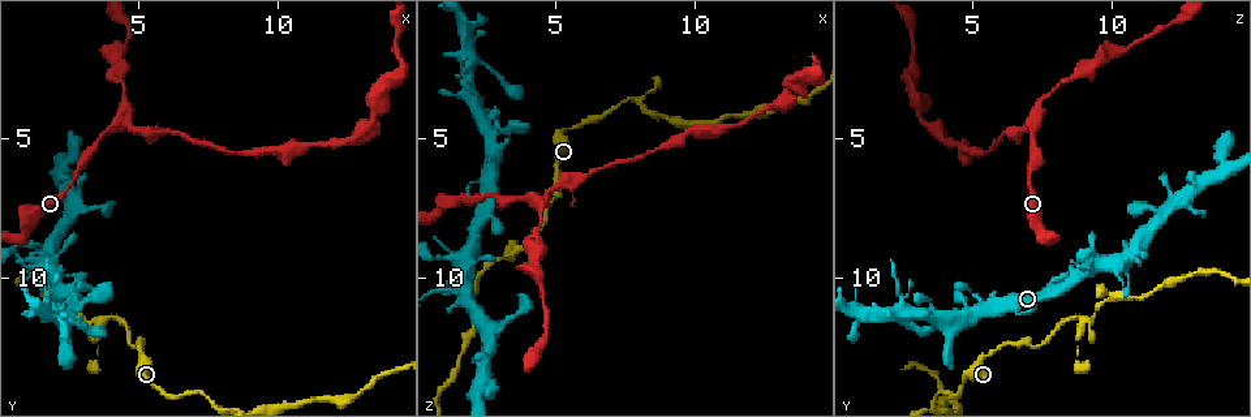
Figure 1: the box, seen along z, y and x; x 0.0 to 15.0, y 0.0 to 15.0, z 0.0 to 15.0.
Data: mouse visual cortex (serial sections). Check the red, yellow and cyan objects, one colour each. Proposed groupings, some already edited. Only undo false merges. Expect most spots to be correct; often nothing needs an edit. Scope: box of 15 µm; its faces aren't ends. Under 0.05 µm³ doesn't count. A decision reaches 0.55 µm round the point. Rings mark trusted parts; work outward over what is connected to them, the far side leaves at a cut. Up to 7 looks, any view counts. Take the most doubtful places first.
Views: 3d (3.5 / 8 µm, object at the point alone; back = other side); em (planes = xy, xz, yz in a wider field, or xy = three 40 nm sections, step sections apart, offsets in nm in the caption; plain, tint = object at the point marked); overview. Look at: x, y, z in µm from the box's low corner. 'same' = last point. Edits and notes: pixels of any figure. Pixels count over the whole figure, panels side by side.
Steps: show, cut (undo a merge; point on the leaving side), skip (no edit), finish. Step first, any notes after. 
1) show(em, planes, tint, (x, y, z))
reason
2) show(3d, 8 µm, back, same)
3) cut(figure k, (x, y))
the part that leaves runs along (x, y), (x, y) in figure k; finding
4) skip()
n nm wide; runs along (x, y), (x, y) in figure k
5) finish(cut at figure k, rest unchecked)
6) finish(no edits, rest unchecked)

show(3d, 3.5 µm, (3.6, 11.6, 9.0))
three arms meet

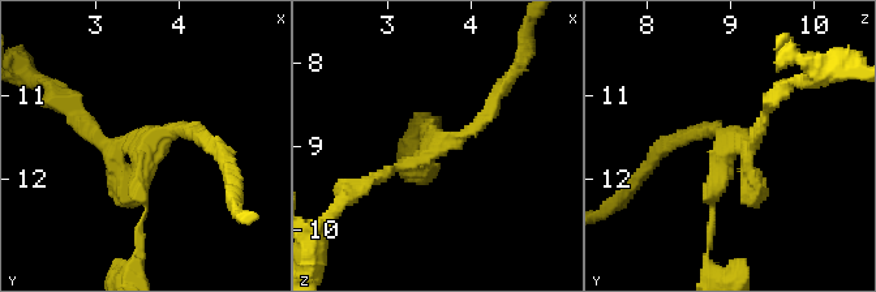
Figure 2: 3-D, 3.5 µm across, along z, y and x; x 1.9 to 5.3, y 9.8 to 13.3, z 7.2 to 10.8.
show(em, xy, step 1, tint, (3.55, 11.55, 8.95))
need the tissue

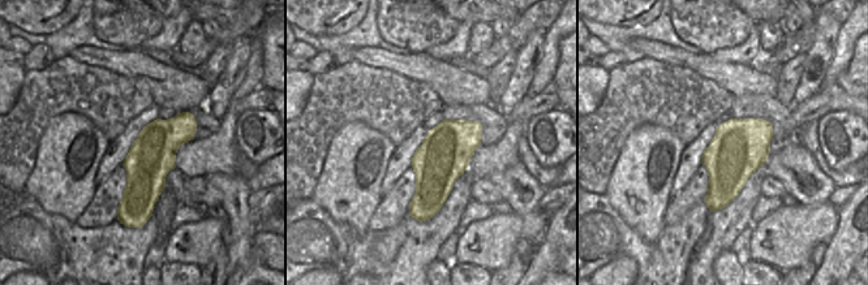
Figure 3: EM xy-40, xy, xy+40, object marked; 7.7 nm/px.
skip()
runs along (496, 97), (455, 141), (368, 180) in figure 2; all the same cell

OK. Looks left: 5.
show(3d, 8 µm, (2.2, 10.7, 10.1))
sudden change in width

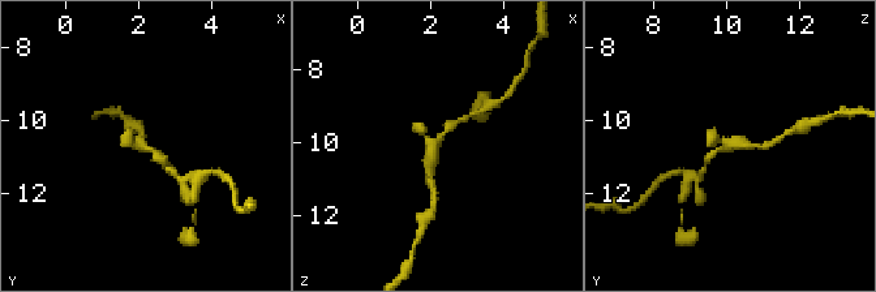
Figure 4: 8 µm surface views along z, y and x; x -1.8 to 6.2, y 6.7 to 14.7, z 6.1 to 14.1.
show(em, planes, tint, (2.1, 10.7, 10.1))

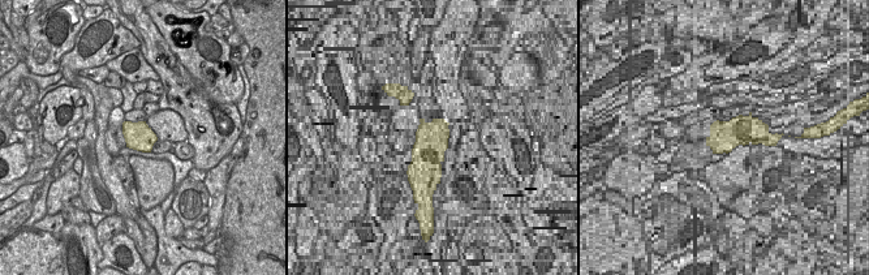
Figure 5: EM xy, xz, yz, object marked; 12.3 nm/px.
skip()
runs along (456, 123), (432, 147), (430, 181) in figure 4; all the same cell

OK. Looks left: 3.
show(3d, 3.5 µm, (4.3, 4.4, 7.1))
abrupt turn

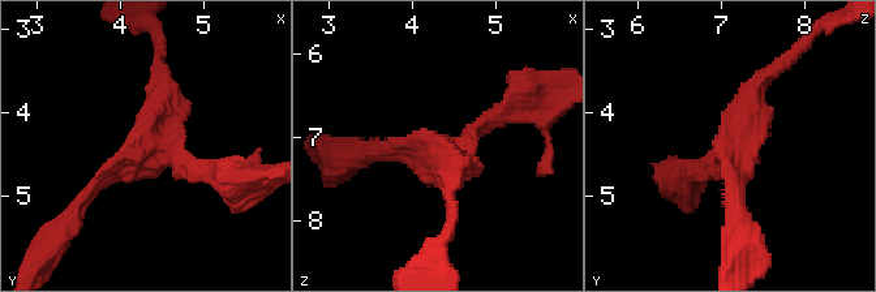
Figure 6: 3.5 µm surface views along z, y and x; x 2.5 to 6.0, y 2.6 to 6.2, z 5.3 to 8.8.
show(em, xy, step 2, tint, (4.30, 4.45, 7.25))
3 arms; arms of 150, 200, 300 nm

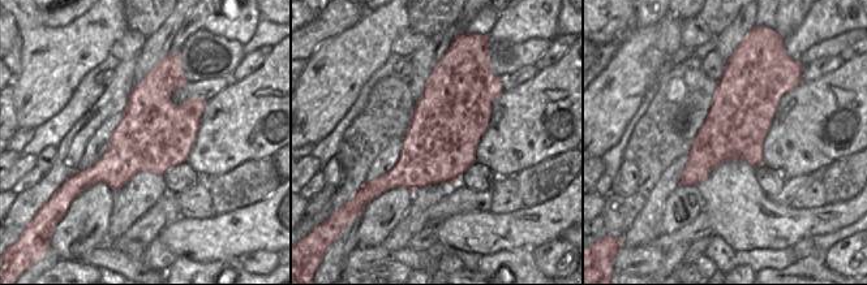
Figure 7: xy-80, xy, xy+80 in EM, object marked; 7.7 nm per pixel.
skip()
runs along (369, 153), (449, 155), (505, 112) in figure 6; all the same cell

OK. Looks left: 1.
finish(no edits, rest unchecked)

